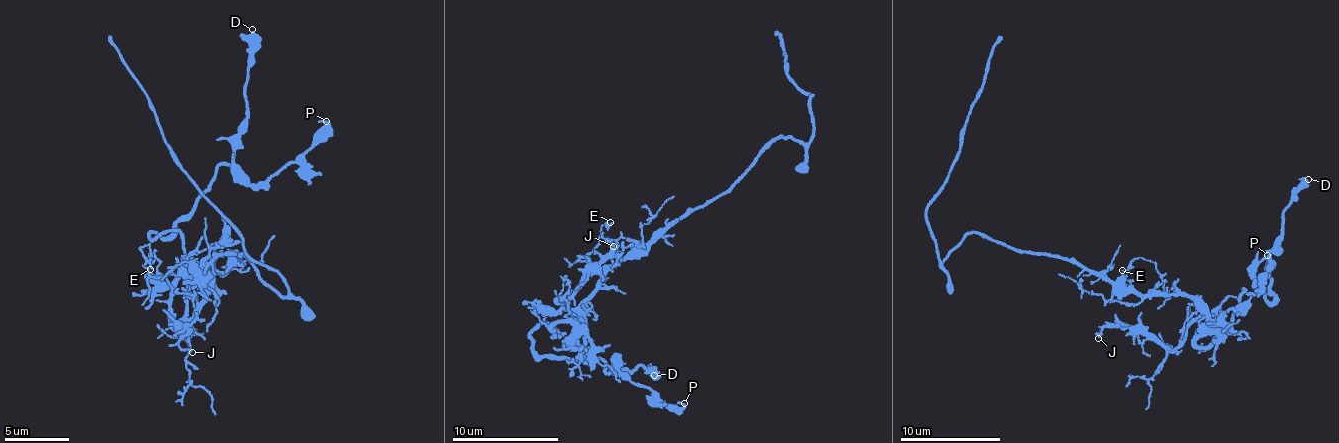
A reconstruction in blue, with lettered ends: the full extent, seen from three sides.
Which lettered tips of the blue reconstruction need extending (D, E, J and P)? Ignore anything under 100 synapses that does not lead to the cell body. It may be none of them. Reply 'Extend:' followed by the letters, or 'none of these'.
Extend: none of these

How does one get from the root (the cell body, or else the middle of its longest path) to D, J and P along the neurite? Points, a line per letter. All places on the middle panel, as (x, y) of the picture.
D: (646, 243), (579, 323), (553, 337), (542, 323), (530, 340), (539, 357), (654, 375)
J: (646, 243), (567, 310), (558, 302), (610, 251), (607, 240), (613, 246)
P: (646, 243), (579, 323), (553, 337), (542, 323), (530, 340), (539, 357), (596, 356), (684, 403)

